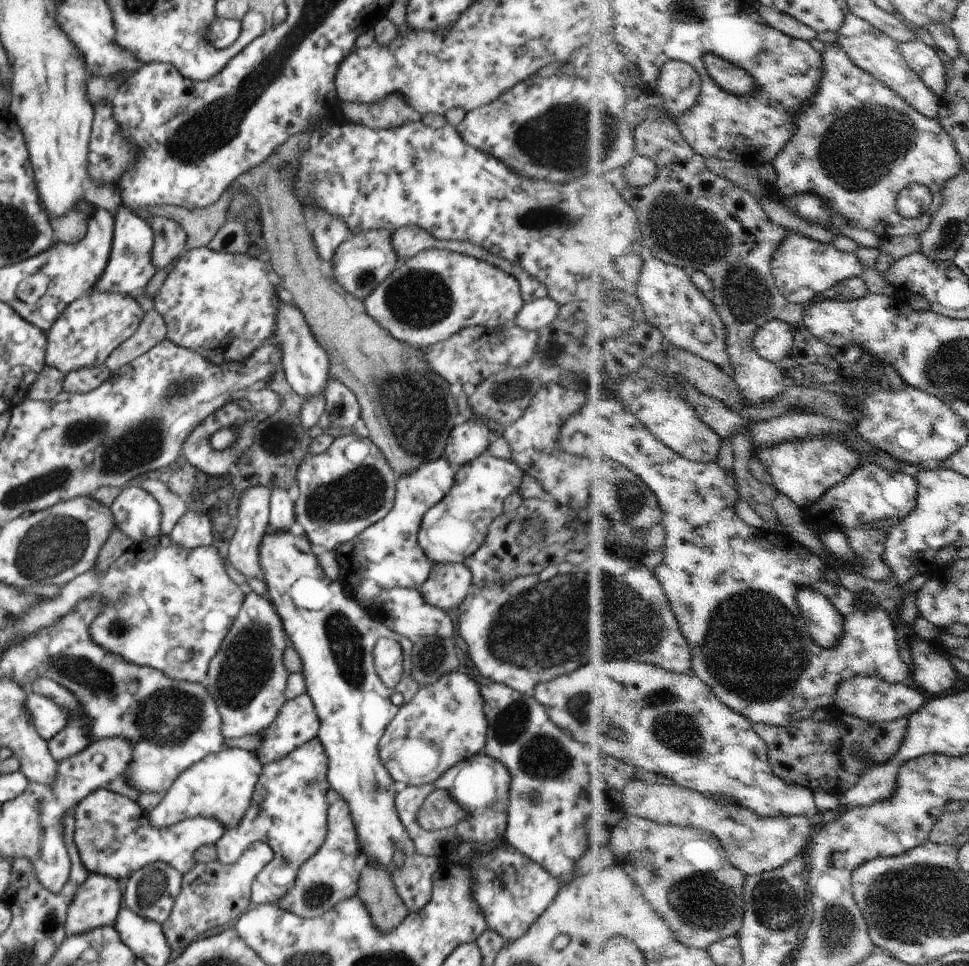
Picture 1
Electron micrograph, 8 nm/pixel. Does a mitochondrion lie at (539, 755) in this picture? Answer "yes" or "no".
yes

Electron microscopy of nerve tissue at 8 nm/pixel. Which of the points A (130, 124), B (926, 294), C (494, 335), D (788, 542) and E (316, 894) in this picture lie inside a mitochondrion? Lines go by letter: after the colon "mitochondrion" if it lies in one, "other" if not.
A: other
B: other
C: other
D: other
E: mitochondrion

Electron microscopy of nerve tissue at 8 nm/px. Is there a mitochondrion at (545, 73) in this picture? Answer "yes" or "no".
no

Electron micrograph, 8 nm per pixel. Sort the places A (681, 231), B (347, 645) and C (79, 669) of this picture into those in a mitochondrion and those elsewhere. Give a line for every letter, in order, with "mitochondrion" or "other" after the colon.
A: mitochondrion
B: mitochondrion
C: mitochondrion

